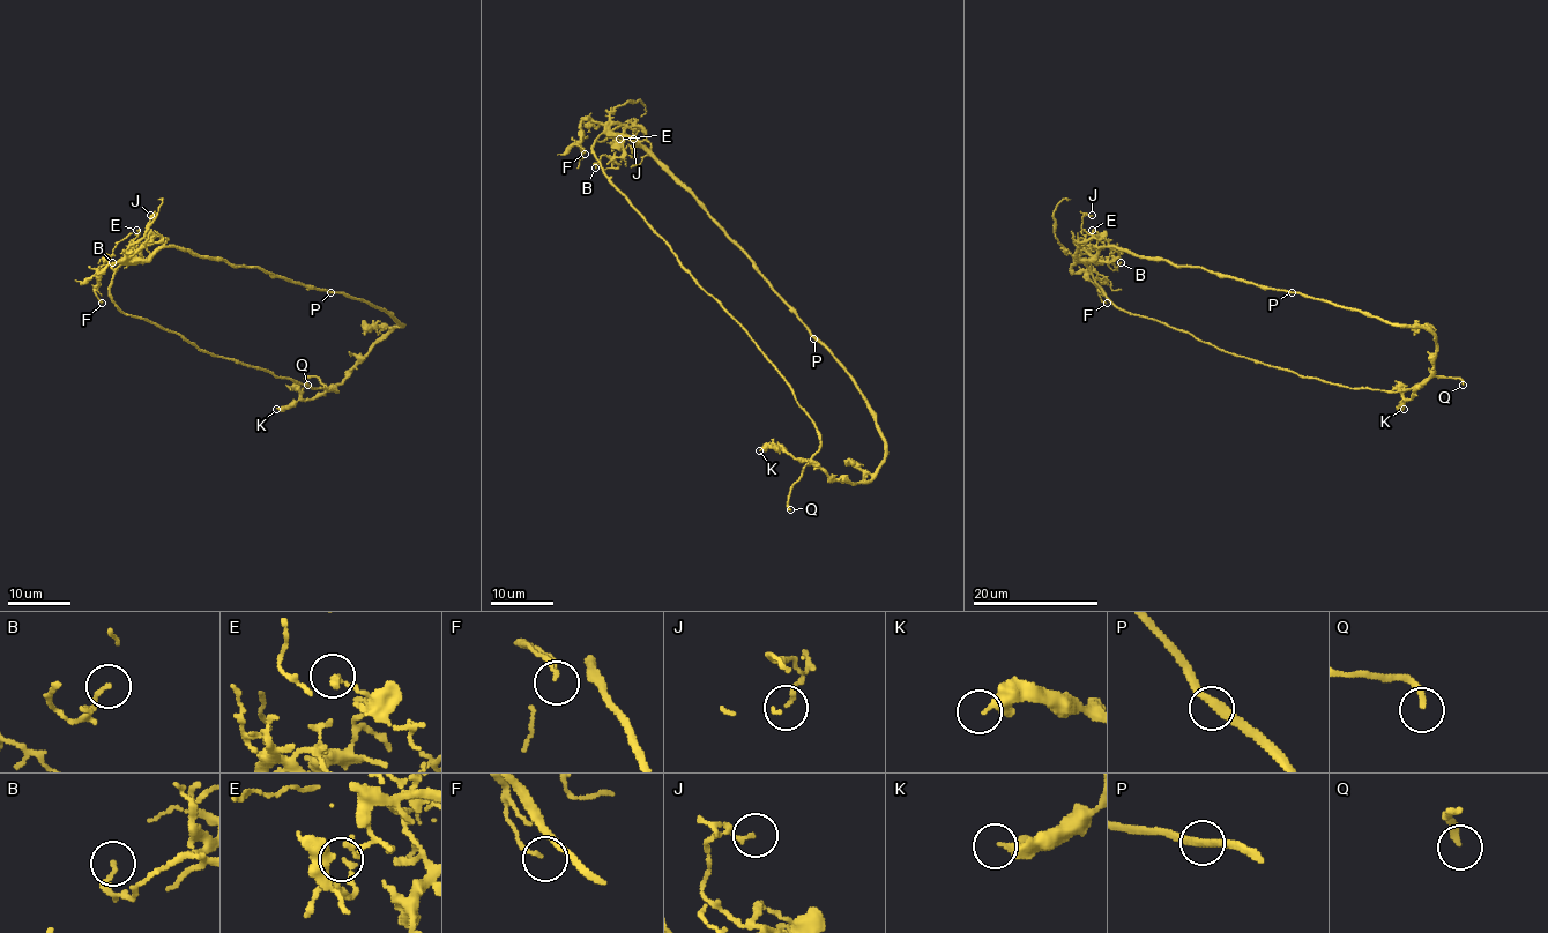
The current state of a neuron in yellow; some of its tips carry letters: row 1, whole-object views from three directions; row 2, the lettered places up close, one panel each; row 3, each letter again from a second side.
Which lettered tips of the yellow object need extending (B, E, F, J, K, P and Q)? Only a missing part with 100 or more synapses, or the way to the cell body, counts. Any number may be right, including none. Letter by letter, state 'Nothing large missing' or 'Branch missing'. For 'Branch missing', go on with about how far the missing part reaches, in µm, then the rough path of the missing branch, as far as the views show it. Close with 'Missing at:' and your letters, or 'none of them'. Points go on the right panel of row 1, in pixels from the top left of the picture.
B: Nothing large missing
E: Nothing large missing
F: Nothing large missing
J: Nothing large missing
K: Nothing large missing
P: Nothing large missing
Q: Branch missing. Missing length about 3 µm
Missing at: Q

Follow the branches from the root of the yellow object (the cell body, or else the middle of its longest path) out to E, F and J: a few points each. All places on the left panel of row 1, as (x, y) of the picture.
E: (203, 350), (147, 319), (125, 314), (111, 298), (112, 274), (134, 252), (125, 252), (136, 230)
F: (203, 350), (117, 306), (110, 296), (110, 283), (120, 262), (98, 271), (95, 296), (102, 303)
J: (203, 350), (147, 319), (125, 314), (110, 296), (112, 274), (140, 249), (162, 239), (147, 228), (150, 215)

